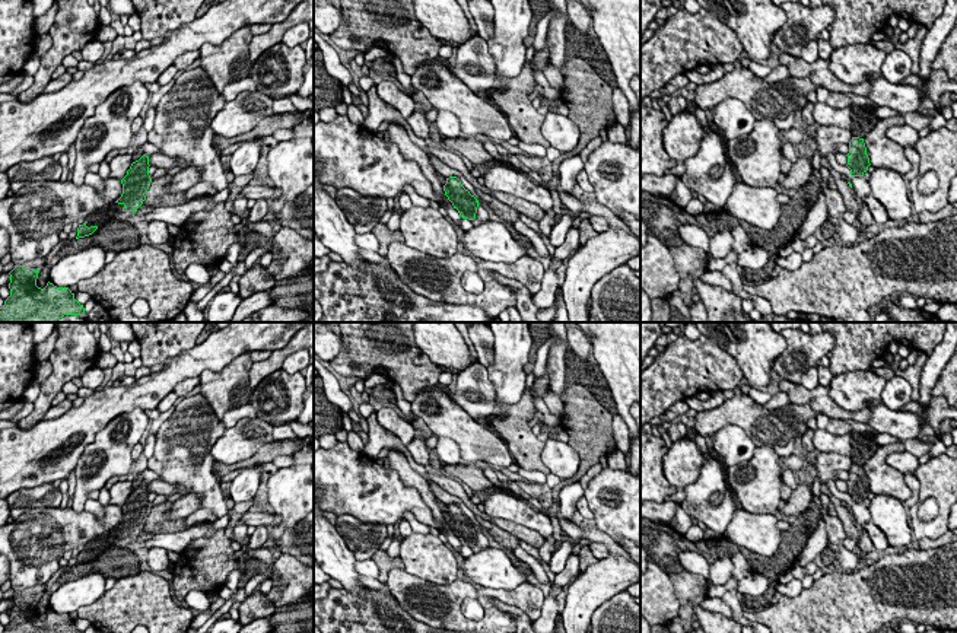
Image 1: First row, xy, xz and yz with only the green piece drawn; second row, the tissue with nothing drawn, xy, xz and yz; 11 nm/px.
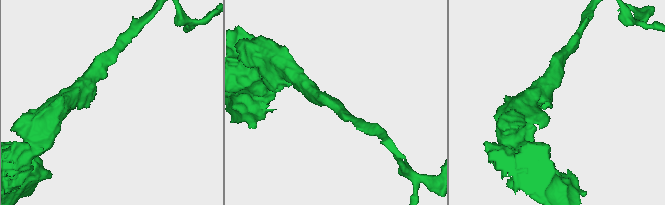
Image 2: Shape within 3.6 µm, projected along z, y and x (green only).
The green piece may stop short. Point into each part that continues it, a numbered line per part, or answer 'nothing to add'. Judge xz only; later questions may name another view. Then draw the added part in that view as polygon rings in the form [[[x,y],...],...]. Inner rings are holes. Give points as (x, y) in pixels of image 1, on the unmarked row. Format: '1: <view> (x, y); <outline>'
nothing to add

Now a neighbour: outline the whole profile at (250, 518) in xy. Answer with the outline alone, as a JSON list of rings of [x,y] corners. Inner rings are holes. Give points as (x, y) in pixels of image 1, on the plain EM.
[[[245,512],[239,521],[247,524],[248,527],[249,525],[274,527],[280,524],[280,516],[274,513],[271,515],[267,512],[263,512],[263,513],[261,512]]]

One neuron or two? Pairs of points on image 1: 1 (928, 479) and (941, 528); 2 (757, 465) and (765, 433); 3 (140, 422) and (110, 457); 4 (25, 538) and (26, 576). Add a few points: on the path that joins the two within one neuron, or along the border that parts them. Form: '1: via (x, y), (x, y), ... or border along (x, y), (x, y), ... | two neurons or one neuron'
1: via (940, 490), (941, 517) | one neuron
2: border along (756, 445), (769, 445), (772, 448) | two neurons
3: via (132, 430), (118, 448) | one neuron
4: via (25, 547), (26, 568) | one neuron

